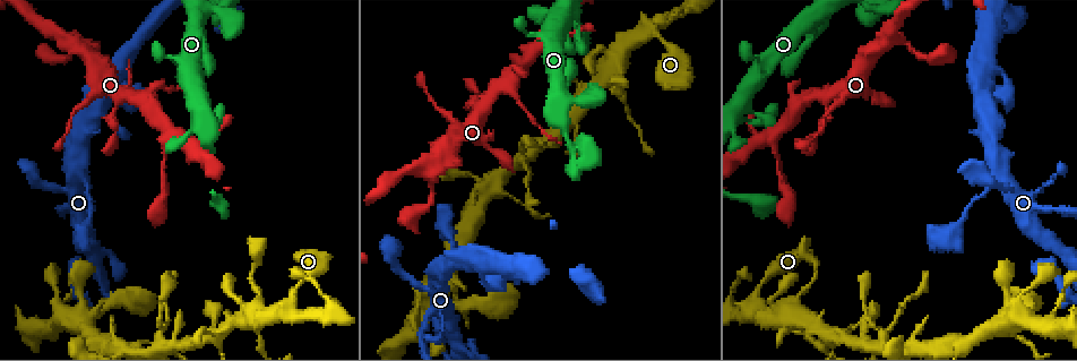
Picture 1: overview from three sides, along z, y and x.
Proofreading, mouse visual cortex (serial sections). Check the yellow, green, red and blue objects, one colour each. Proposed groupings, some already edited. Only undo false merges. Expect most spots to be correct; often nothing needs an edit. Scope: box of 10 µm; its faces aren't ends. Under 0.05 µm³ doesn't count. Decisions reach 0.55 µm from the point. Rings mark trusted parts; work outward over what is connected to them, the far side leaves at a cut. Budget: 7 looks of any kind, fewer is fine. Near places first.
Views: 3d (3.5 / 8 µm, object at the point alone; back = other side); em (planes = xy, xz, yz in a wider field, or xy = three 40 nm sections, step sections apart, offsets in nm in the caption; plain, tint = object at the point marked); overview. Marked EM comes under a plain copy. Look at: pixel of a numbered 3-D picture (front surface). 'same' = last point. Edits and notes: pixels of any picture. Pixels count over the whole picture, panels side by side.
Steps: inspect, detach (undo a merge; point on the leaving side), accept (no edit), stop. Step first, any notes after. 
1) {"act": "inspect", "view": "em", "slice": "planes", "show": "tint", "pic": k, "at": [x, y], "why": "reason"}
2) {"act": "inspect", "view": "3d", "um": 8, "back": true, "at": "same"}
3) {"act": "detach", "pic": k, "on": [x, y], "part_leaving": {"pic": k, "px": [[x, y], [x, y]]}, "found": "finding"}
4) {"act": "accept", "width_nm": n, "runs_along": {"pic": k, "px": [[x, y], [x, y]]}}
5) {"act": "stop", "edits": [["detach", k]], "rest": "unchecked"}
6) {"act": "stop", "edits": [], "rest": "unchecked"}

{"act": "inspect", "view": "3d", "um": 8, "pic": 1, "at": [839, 336], "why": "small branch off a trunk"}

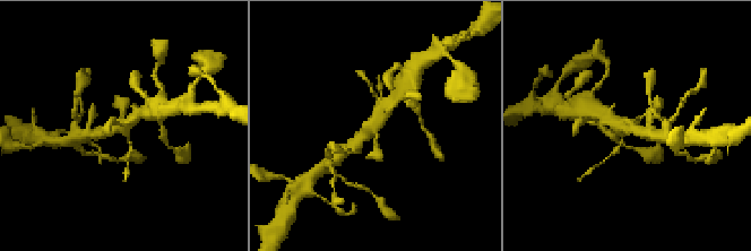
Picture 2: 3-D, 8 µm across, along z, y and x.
{"act": "inspect", "view": "3d", "um": 3.5, "at": "same", "why": "zoom in"}

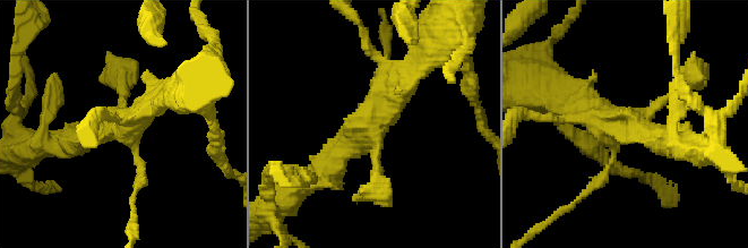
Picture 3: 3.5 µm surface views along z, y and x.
{"act": "accept", "runs_along": {"pic": 3, "px": [[406, 70], [368, 128], [316, 177]]}, "found": "one cell here"}

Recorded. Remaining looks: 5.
{"act": "inspect", "view": "3d", "um": 3.5, "pic": 1, "at": [114, 109], "why": "a narrow waist"}

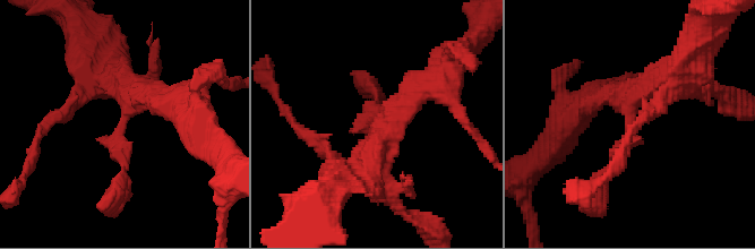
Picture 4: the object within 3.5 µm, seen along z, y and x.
{"act": "inspect", "view": "em", "slice": "planes", "show": "tint", "pic": 4, "at": [630, 120]}

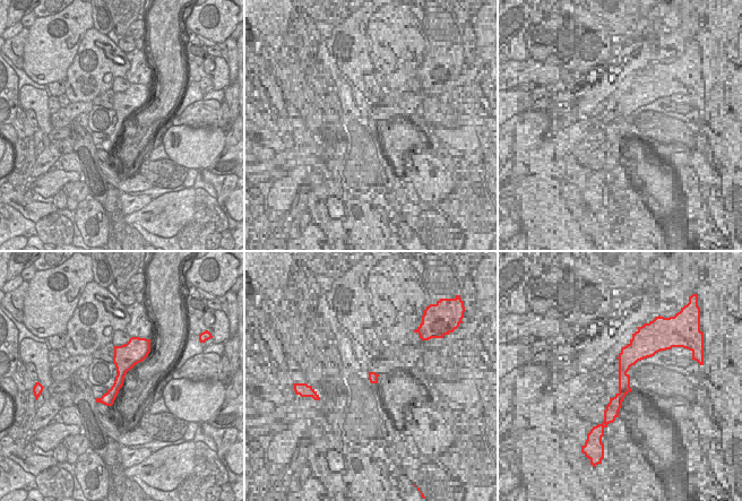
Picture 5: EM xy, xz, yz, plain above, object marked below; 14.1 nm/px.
{"act": "accept", "runs_along": {"pic": 4, "px": [[675, 77], [628, 104], [628, 136], [597, 185]]}, "found": "all the same cell"}

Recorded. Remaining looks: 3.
{"act": "inspect", "view": "3d", "um": 3.5, "back": true, "pic": 1, "at": [1027, 319], "why": "abrupt turn"}

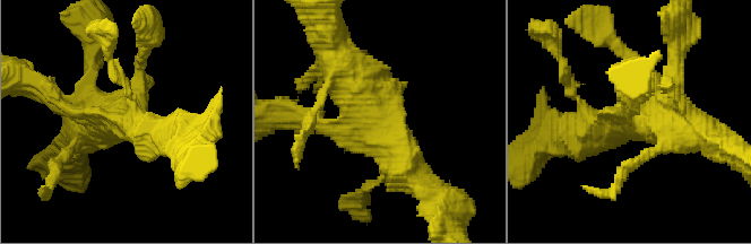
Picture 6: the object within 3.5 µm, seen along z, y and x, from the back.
{"act": "inspect", "view": "em", "slice": "xy", "step": 3, "show": "tint", "pic": 6, "at": [105, 119], "why": "need the tissue"}

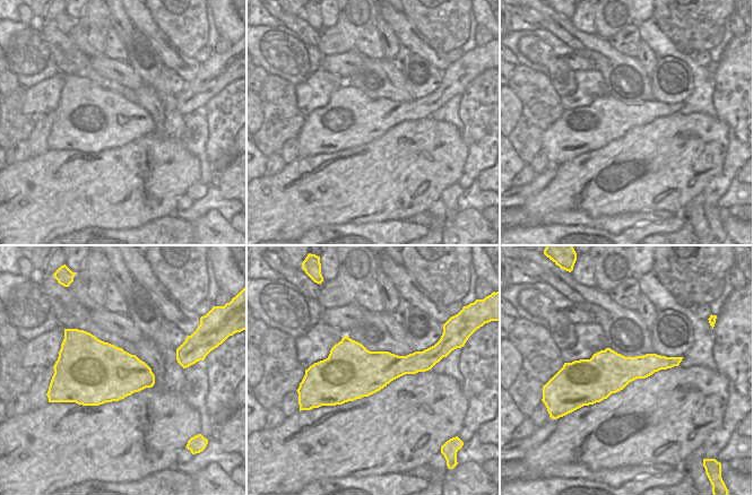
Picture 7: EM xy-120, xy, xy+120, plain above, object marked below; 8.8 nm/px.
{"act": "accept", "runs_along": {"pic": 6, "px": [[329, 34], [360, 118], [395, 147]]}, "found": "all the same cell"}

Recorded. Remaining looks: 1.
{"act": "stop", "edits": [], "rest": "unchecked"}

